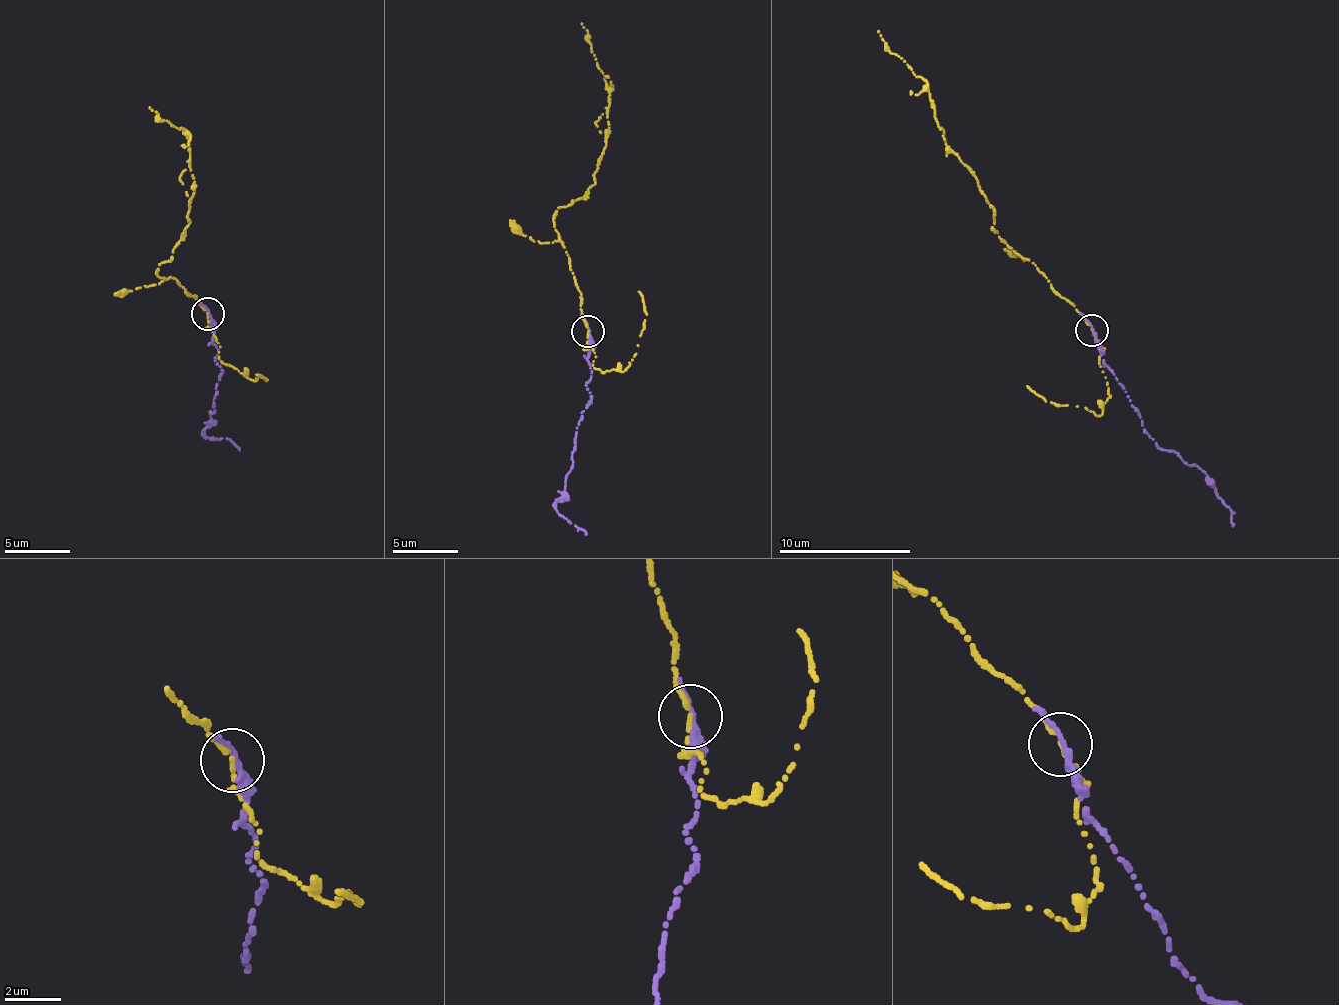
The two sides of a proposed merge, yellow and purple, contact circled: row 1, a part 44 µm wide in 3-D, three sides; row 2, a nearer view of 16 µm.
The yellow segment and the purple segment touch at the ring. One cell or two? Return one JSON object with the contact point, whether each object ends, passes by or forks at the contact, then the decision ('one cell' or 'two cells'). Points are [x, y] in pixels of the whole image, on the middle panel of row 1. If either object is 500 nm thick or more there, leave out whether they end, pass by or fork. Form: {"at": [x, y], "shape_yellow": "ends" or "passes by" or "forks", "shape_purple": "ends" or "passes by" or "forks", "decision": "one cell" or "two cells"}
{"at": [588, 331], "shape_yellow": "passes by", "shape_purple": "passes by", "decision": "one cell"}

